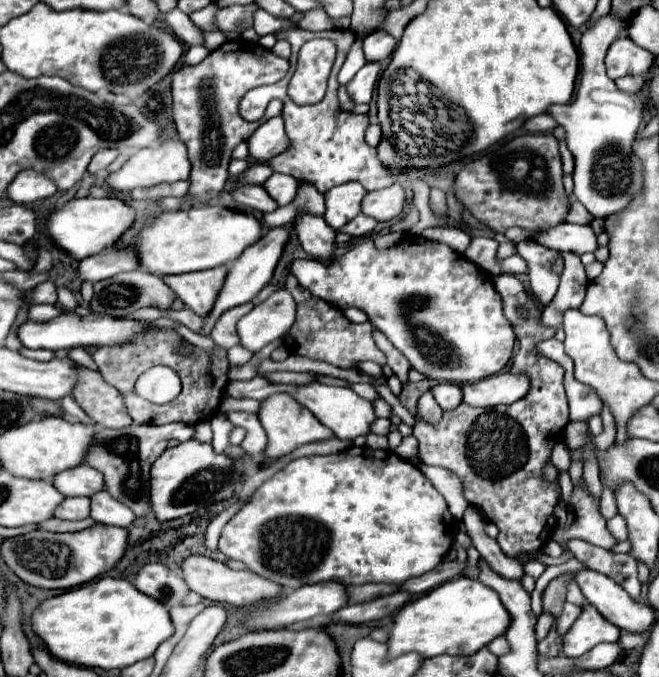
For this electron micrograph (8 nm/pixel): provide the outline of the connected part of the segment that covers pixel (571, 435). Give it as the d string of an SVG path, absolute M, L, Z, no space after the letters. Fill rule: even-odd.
M569 422L563 430L563 438L571 450L579 450L587 440L589 428L587 422Z

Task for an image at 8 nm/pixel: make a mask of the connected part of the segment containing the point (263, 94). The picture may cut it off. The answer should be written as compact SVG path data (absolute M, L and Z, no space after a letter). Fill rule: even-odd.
M291 28L291 30L281 30L275 33L275 35L278 40L286 40L291 45L291 56L289 58L290 68L285 78L279 80L277 84L249 90L249 92L243 96L243 102L241 102L241 106L239 106L239 112L243 114L243 118L249 120L249 122L253 122L253 120L261 120L261 118L263 118L265 108L267 108L267 104L269 104L273 98L279 98L279 100L283 102L282 117L284 119L286 134L289 134L289 139L291 140L291 148L289 148L285 154L281 154L281 156L277 156L277 158L271 158L271 160L267 160L267 162L261 162L261 164L271 166L275 172L289 174L289 176L295 176L295 178L299 178L299 180L307 180L307 182L311 182L311 184L313 184L319 192L323 192L323 194L325 194L327 190L331 190L333 186L339 186L339 184L345 184L345 182L353 182L353 180L355 180L355 182L361 182L363 188L369 190L369 192L371 192L371 190L381 190L381 188L391 186L391 184L395 182L393 174L387 174L387 168L385 168L385 166L379 162L379 158L377 158L377 150L375 150L373 146L369 146L369 144L365 142L365 138L363 138L365 128L369 126L367 116L365 116L365 114L355 114L355 112L345 112L345 110L341 110L339 98L337 98L337 88L339 88L337 74L339 74L339 70L341 70L341 66L343 66L343 62L345 62L345 58L347 58L347 52L349 52L351 44L355 42L355 34L351 34L351 30L307 32L307 30L301 30L301 28ZM313 38L329 38L329 40L333 40L335 46L337 46L337 58L335 58L335 64L333 64L333 70L331 70L331 76L329 76L329 86L327 86L325 98L323 98L321 102L313 104L313 106L299 106L299 104L293 104L293 100L291 100L287 94L287 88L289 80L291 80L296 70L299 48L301 48L307 40L313 40Z

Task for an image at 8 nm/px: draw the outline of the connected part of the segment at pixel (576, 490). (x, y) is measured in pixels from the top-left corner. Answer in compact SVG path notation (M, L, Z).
M581 482L579 486L573 486L573 494L567 506L569 506L569 524L565 528L555 530L553 534L555 542L581 538L589 544L595 544L607 550L617 546L613 534L605 526L605 518L599 510L599 498L589 494L589 488L585 482Z

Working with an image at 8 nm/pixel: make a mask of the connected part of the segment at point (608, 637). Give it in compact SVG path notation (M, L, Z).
M587 604L583 606L571 630L567 630L563 636L563 654L569 658L579 658L601 642L617 642L619 634L621 630L615 624L607 622L595 610L595 606Z

